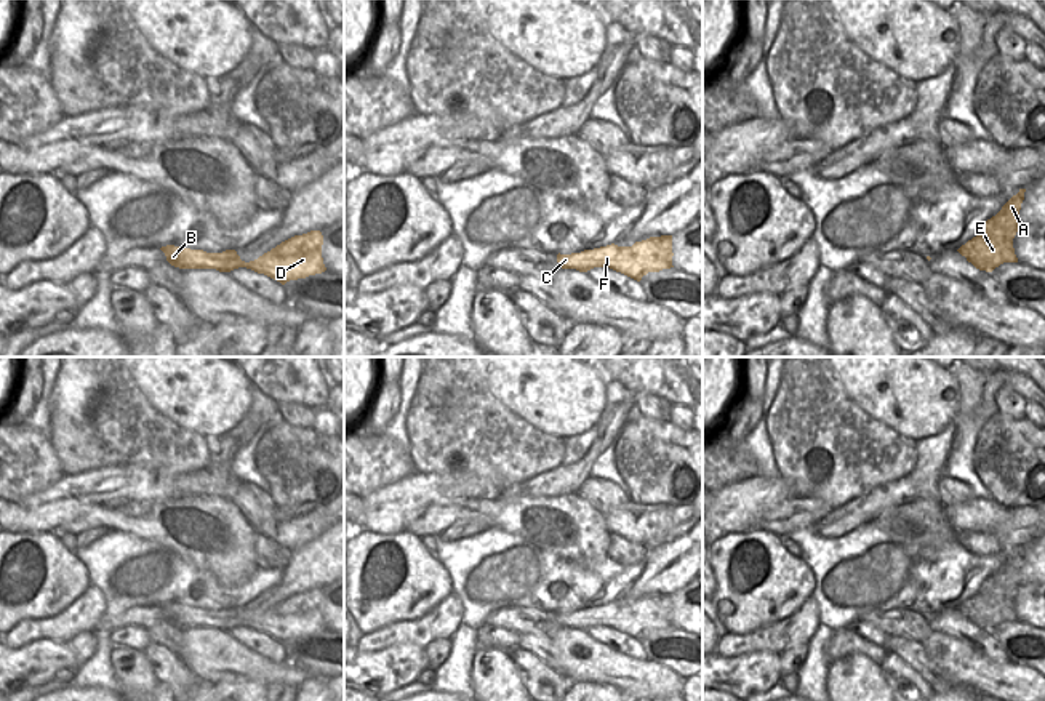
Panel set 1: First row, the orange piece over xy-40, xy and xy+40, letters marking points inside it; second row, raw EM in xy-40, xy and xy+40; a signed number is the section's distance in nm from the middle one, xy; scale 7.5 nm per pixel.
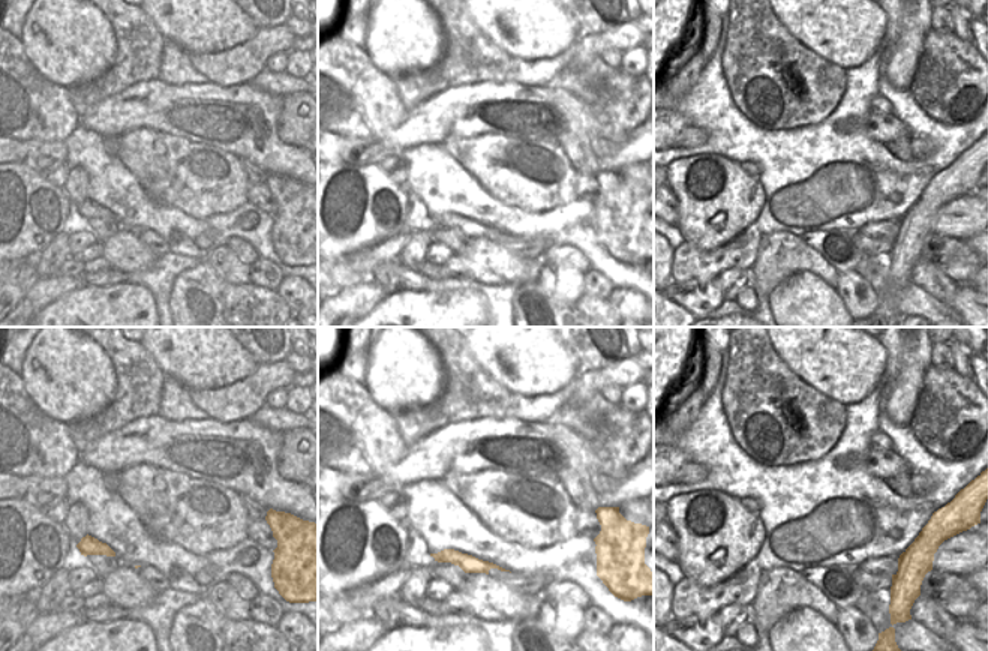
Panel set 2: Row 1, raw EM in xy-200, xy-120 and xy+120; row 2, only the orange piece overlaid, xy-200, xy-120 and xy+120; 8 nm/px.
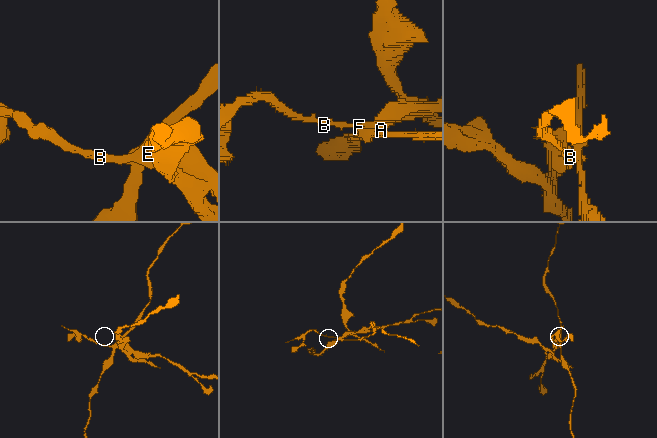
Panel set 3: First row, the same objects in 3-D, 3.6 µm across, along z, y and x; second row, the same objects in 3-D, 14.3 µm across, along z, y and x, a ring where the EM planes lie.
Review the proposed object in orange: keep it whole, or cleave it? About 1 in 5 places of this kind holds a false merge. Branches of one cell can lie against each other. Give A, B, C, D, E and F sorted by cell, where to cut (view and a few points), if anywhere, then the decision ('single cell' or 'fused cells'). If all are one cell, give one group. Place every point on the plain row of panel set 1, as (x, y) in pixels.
A / B C D E F | xy+40 (976, 594), (986, 599), (1012, 599) | fused cells

